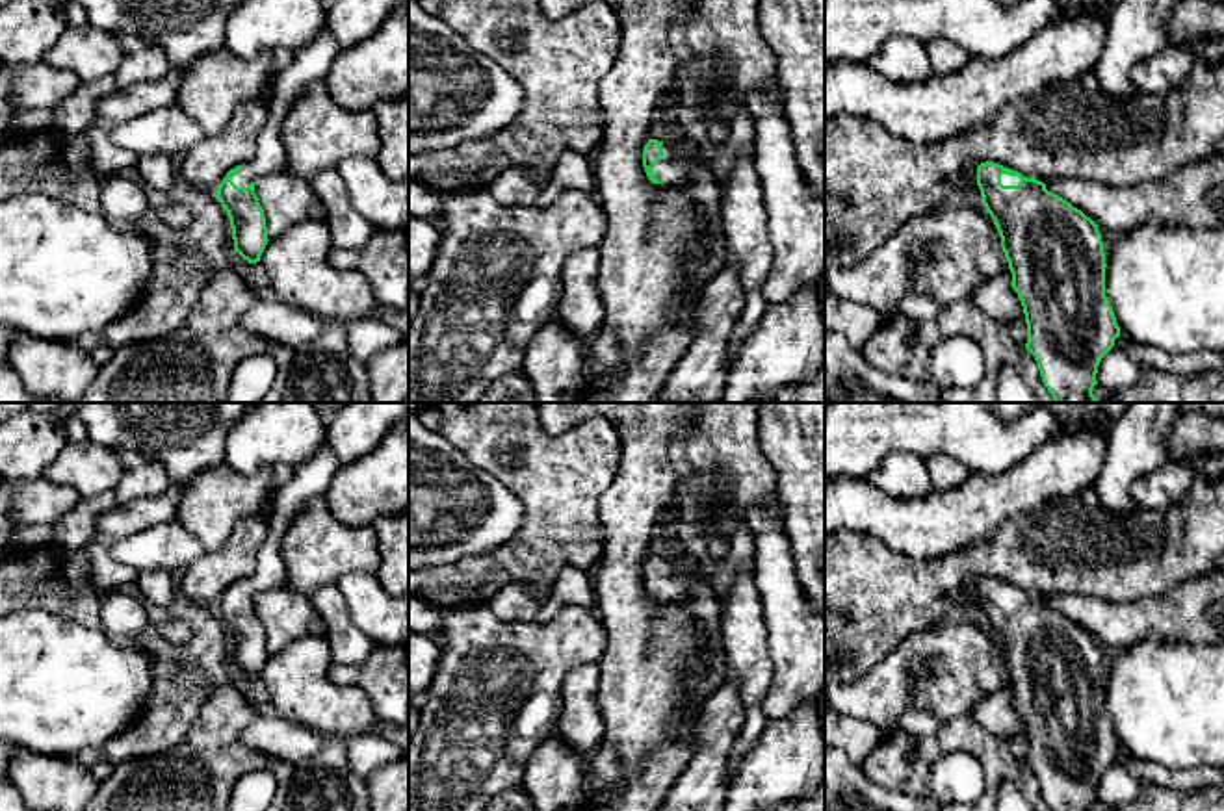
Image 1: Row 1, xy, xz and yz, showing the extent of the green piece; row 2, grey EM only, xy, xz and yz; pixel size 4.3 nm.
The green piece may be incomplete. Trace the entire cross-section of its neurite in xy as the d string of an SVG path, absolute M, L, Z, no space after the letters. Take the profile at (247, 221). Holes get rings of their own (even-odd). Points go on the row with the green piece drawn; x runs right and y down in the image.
M327 24L308 45L293 50L293 61L271 80L267 89L269 115L258 132L254 158L230 169L215 191L230 219L234 251L249 264L260 262L269 241L254 182L286 169L286 150L280 141L284 117L312 84L327 78L336 52L338 46Z

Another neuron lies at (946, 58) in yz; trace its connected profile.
M932 39L923 46L934 74L955 74L962 71L971 58L964 48L945 39Z

